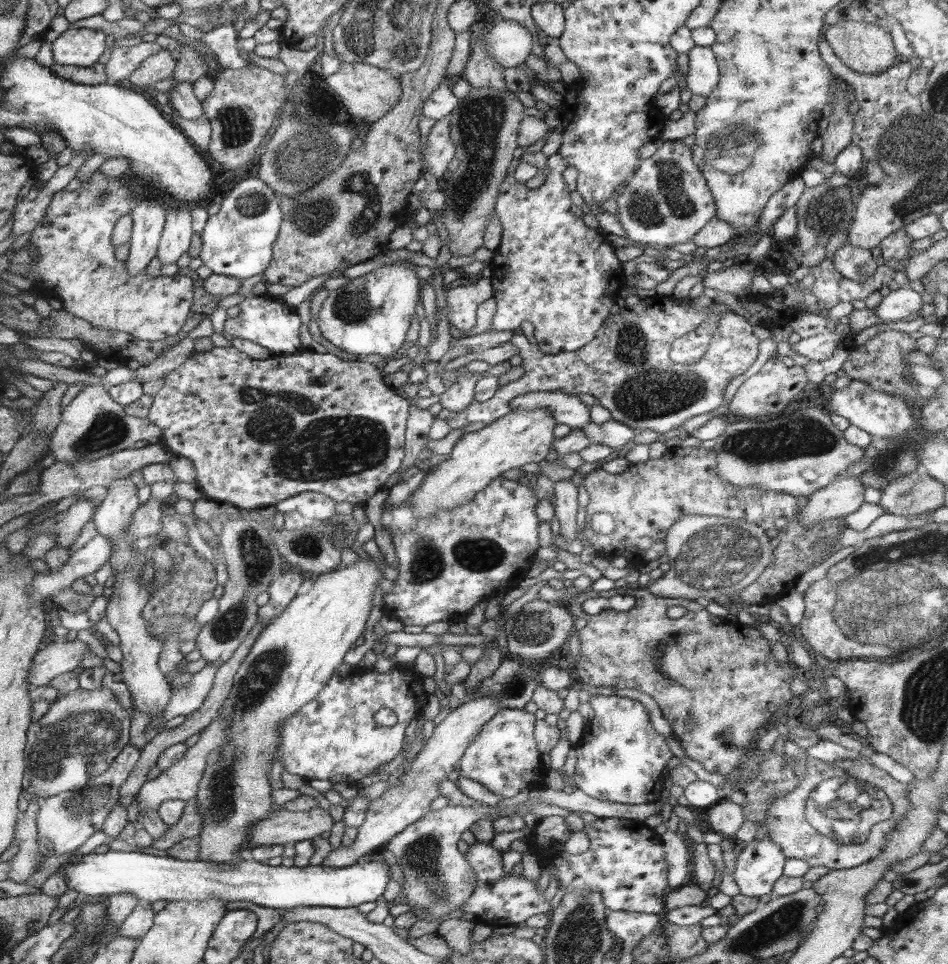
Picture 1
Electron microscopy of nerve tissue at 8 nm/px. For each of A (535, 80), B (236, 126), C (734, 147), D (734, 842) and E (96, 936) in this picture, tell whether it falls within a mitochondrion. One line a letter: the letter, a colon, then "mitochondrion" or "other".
A: other
B: mitochondrion
C: mitochondrion
D: other
E: mitochondrion

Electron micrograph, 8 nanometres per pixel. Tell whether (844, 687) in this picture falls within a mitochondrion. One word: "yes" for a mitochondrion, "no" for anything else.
no

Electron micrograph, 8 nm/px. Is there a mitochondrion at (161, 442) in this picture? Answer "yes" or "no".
no

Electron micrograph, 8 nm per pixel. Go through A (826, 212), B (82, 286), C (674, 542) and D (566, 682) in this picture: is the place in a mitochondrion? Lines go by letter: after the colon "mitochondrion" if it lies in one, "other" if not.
A: mitochondrion
B: other
C: mitochondrion
D: other

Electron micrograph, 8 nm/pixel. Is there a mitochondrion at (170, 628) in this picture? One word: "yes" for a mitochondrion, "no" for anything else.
yes

